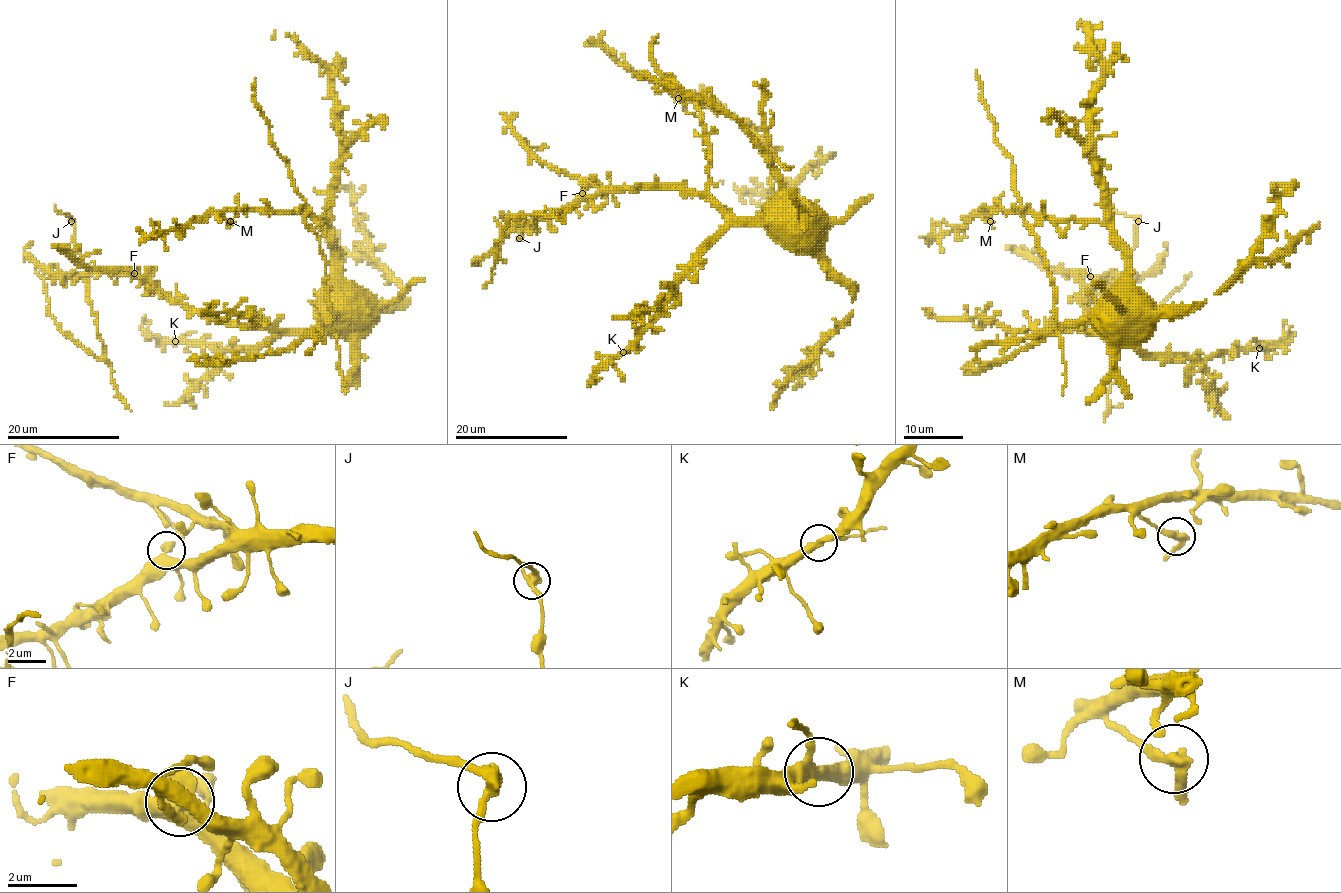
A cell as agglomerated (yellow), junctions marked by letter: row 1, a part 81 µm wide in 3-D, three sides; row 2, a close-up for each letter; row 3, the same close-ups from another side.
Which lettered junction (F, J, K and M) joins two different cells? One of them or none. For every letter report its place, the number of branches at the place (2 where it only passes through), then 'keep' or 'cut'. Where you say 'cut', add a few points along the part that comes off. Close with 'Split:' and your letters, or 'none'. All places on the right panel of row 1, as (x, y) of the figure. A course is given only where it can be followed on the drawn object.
F: at (1090, 276); 2 branches meet; keep
J: at (1138, 221); 2 branches meet; cut; foreign part runs (1138, 221), (1118, 214), (1112, 205)
K: at (1259, 348); 2 branches meet; keep
M: at (990, 221); 2 branches meet; keep
Split: J

